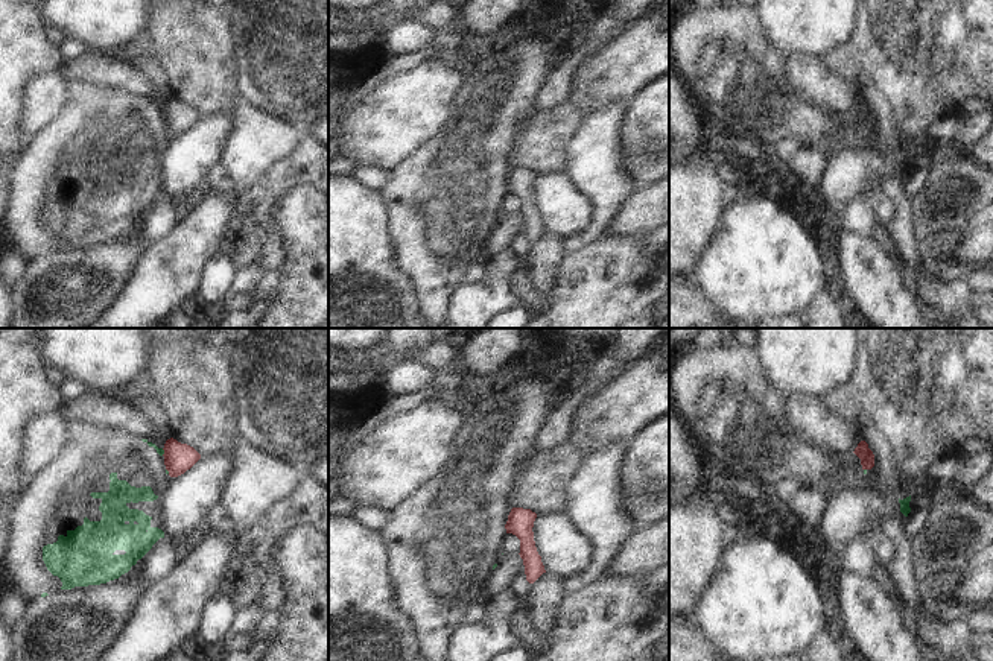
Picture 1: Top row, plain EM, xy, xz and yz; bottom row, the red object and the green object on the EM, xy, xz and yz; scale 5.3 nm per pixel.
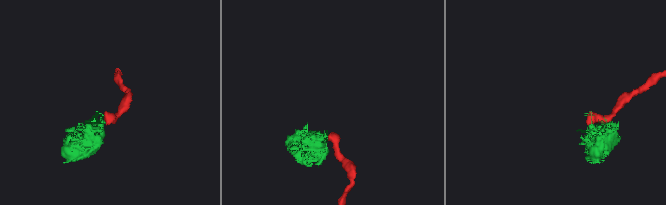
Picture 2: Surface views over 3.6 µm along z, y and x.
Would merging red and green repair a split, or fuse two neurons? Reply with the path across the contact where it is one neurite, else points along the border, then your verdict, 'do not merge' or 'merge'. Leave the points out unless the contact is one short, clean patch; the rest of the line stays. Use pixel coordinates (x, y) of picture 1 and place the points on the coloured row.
along xy (161, 449), (163, 455) | do not merge

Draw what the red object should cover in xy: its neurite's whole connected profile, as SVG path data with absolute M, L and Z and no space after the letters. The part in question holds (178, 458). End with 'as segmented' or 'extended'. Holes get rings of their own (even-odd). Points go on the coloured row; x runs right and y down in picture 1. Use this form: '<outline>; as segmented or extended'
M173 438L166 441L163 450L164 465L170 477L184 474L201 459L201 454L193 447L181 444Z; as segmented

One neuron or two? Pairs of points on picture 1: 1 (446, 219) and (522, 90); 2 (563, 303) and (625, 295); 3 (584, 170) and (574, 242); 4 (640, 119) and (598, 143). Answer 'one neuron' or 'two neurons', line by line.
1: one neuron
2: one neuron
3: one neuron
4: two neurons

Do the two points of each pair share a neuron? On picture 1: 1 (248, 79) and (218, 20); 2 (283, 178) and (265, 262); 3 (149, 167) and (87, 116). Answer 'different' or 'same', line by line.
1: different
2: same
3: same

